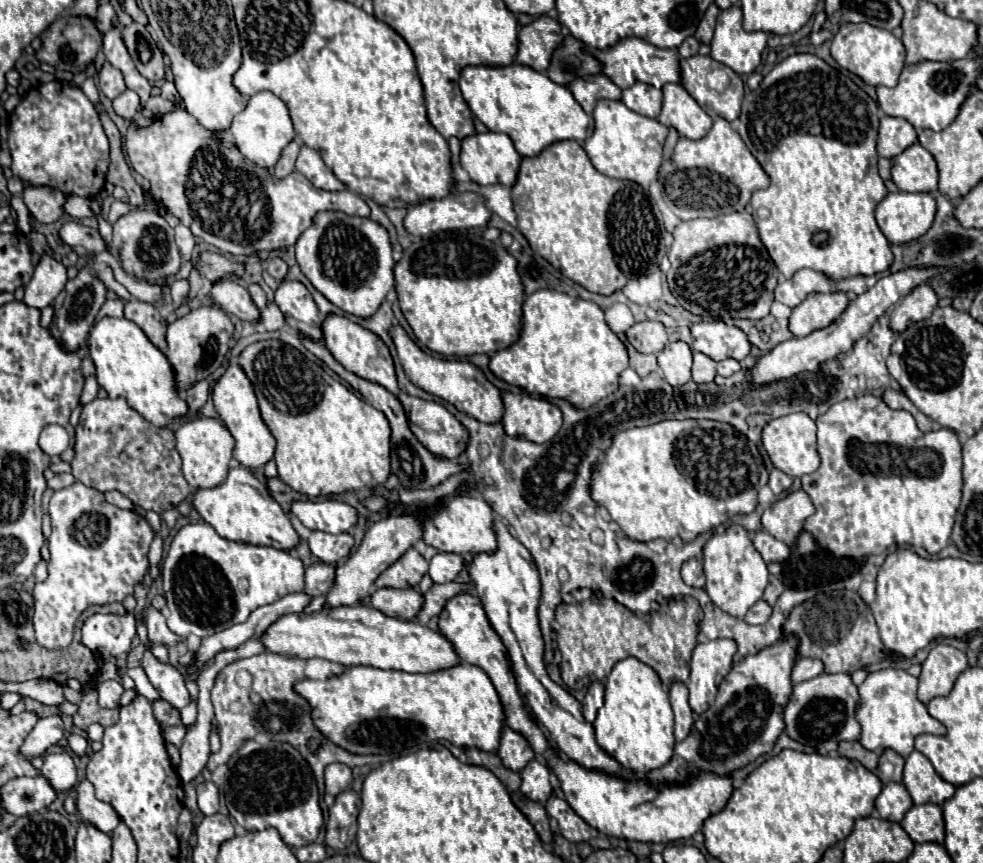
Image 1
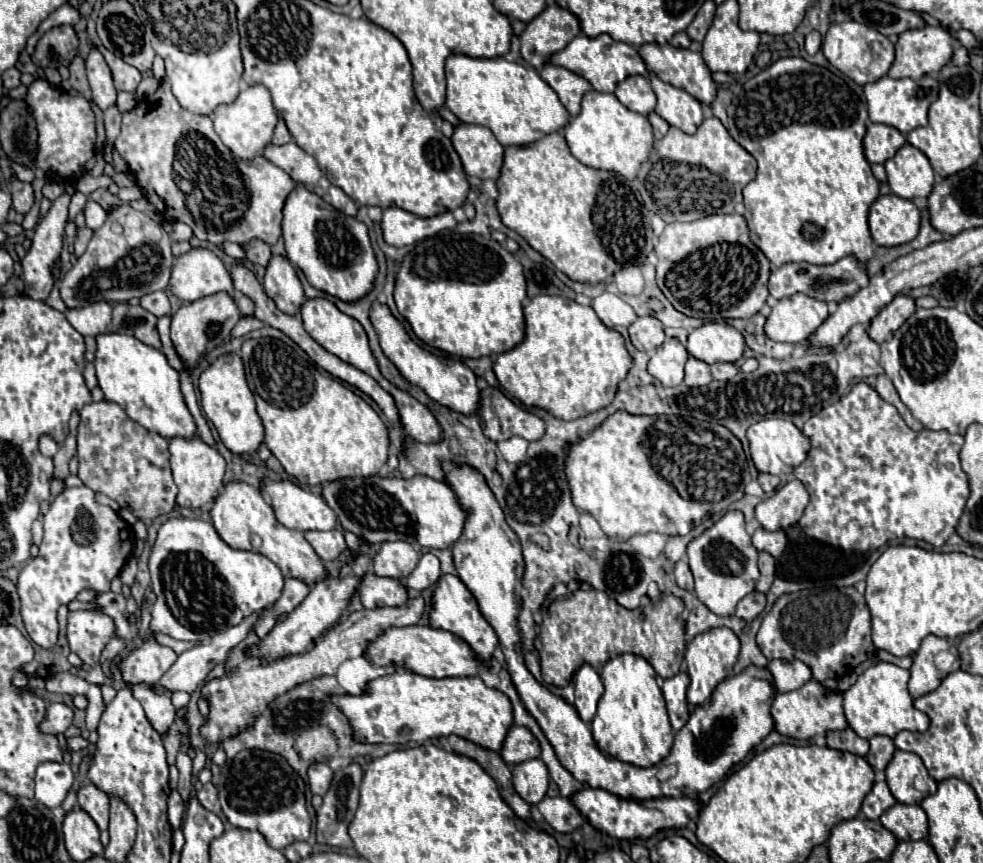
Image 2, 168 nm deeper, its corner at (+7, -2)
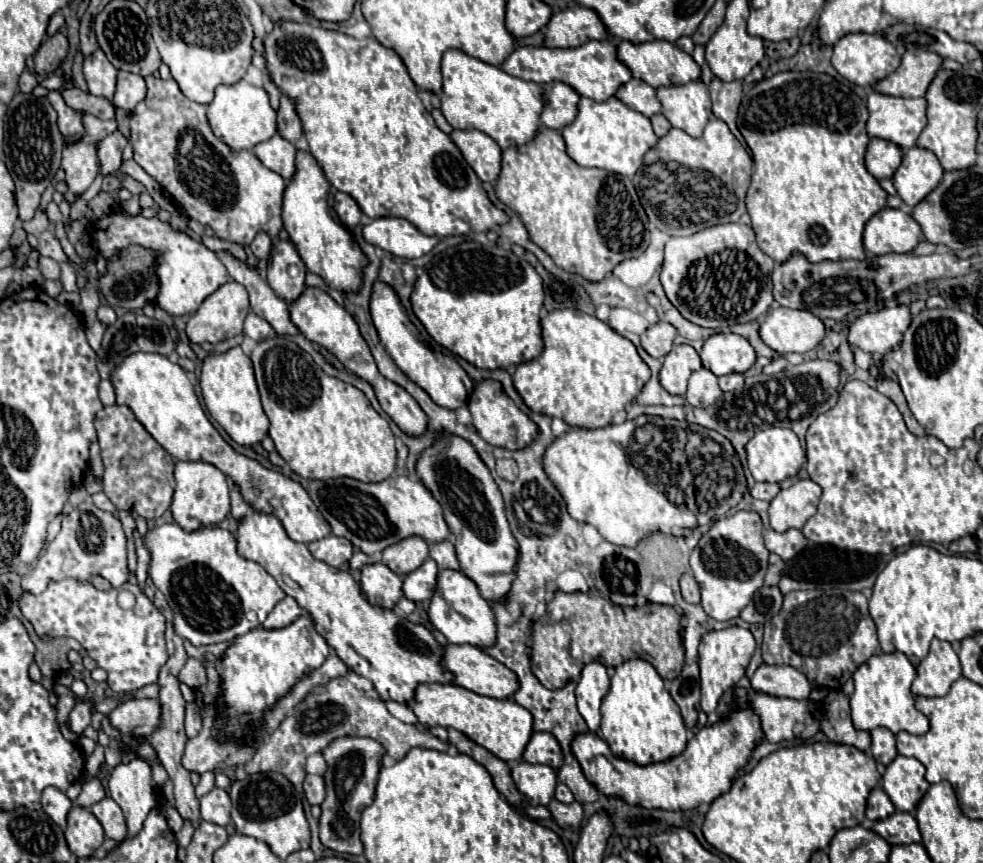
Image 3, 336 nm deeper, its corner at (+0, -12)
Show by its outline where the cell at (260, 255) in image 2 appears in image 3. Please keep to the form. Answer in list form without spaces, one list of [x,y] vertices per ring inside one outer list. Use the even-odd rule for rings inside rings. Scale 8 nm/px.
[[[260,232],[260,234],[254,238],[254,242],[250,244],[250,248],[252,248],[252,252],[254,252],[254,256],[256,256],[258,260],[268,260],[268,256],[270,256],[270,252],[272,252],[272,240],[268,238],[268,234]]]

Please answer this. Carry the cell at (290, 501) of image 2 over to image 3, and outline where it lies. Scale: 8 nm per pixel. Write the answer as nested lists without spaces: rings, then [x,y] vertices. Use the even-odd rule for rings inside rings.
[[[134,352],[114,368],[110,382],[116,392],[116,404],[126,404],[134,412],[136,420],[146,428],[146,432],[164,450],[168,450],[170,456],[176,460],[204,460],[220,468],[240,486],[242,496],[252,506],[252,510],[262,510],[276,516],[294,542],[308,544],[332,534],[330,524],[298,482],[274,470],[266,470],[256,460],[234,452],[234,448],[206,418],[186,372],[178,364],[160,354]]]

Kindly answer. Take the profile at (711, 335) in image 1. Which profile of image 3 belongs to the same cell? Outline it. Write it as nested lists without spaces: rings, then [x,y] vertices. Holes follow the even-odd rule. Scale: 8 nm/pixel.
[[[714,334],[710,336],[700,352],[702,366],[712,370],[716,376],[746,372],[754,362],[754,348],[738,334]]]

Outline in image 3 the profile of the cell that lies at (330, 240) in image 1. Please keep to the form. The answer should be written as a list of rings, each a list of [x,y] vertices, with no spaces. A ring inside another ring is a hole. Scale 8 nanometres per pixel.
[[[298,150],[296,176],[290,180],[284,192],[284,228],[290,234],[290,240],[304,260],[308,272],[320,276],[334,290],[358,292],[362,288],[362,270],[368,266],[368,258],[354,242],[348,228],[336,220],[328,202],[332,202],[330,182],[326,180],[316,160],[310,154]]]

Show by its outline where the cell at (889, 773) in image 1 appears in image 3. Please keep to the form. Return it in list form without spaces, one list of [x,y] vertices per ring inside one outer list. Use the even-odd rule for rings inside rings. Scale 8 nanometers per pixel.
[[[876,728],[870,732],[872,736],[872,746],[870,746],[870,756],[878,762],[888,766],[896,756],[896,736],[888,732],[886,728]]]

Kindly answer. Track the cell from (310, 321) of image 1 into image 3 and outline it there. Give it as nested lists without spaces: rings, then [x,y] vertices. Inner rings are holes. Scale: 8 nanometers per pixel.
[[[276,242],[268,260],[268,286],[274,290],[274,294],[286,304],[292,304],[306,290],[304,274],[304,262],[300,260],[294,244]]]

